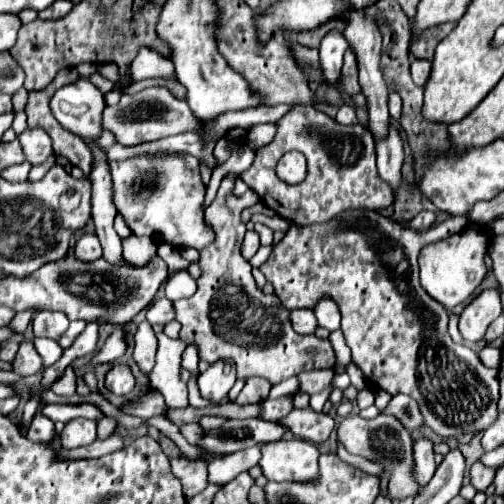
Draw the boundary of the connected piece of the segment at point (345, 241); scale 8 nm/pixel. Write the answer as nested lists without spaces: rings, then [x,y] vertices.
[[[375,210],[343,212],[333,224],[293,224],[285,238],[273,246],[267,262],[259,266],[267,282],[273,284],[277,298],[287,310],[313,308],[323,294],[329,294],[341,310],[341,330],[351,348],[353,362],[363,370],[373,388],[383,388],[389,394],[407,394],[417,404],[425,424],[441,438],[461,436],[467,432],[483,432],[497,418],[499,400],[499,370],[481,364],[475,350],[457,346],[447,332],[447,310],[433,300],[419,282],[419,252],[423,246],[437,242],[453,232],[461,232],[469,224],[469,216],[449,216],[445,222],[429,230],[415,232],[399,226],[395,220],[381,216]]]

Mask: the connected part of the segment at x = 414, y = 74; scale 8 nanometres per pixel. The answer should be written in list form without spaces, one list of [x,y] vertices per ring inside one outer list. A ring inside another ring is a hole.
[[[413,58],[411,60],[411,78],[417,86],[423,86],[427,82],[429,72],[431,72],[431,62],[429,60],[423,60],[423,58]]]

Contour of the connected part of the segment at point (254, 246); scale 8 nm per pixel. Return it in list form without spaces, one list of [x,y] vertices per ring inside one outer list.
[[[249,230],[249,232],[245,234],[243,246],[241,246],[241,248],[243,248],[243,252],[241,252],[241,254],[249,260],[249,258],[259,250],[259,246],[261,246],[261,244],[259,244],[259,234],[257,234],[255,230]]]

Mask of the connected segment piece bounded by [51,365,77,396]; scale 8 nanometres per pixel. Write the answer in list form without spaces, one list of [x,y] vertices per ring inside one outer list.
[[[69,365],[69,368],[66,368],[65,374],[57,382],[51,384],[51,390],[55,394],[61,394],[61,396],[75,394],[75,388],[77,388],[77,384],[75,384],[75,372],[71,365]]]

